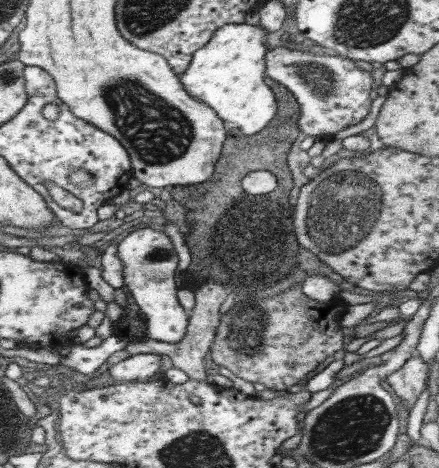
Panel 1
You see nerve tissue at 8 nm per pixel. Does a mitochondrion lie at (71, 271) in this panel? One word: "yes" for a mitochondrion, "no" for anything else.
no

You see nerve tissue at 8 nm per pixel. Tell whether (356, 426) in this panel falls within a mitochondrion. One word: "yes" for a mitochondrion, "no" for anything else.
yes

